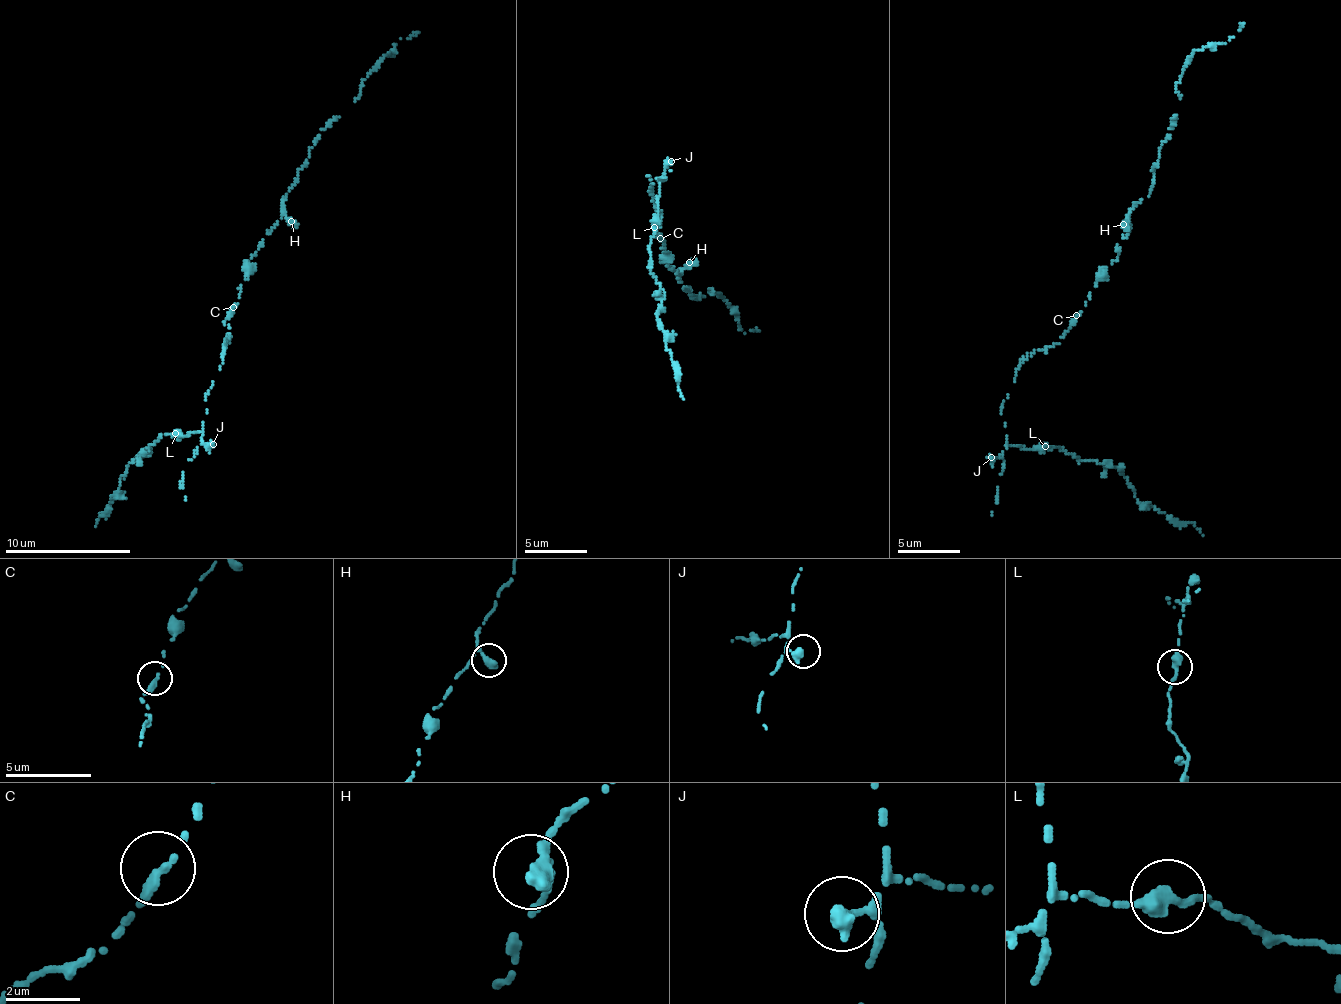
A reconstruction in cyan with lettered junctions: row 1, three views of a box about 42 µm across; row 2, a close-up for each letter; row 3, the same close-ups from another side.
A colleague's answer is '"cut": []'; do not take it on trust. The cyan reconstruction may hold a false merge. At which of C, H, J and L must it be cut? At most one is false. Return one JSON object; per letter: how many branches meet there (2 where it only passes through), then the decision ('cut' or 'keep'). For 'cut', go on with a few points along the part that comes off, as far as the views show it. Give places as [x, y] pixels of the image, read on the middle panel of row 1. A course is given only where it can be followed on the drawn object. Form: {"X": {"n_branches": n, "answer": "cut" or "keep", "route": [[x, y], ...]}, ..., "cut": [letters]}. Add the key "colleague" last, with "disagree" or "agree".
{"C": {"n_branches": 2, "answer": "keep"}, "H": {"n_branches": 2, "answer": "keep"}, "J": {"n_branches": 1, "answer": "keep"}, "L": {"n_branches": 2, "answer": "cut", "route": [[654, 227], [651, 270], [660, 286], [662, 308], [657, 317], [684, 399]]}, "cut": ["L"], "colleague": "disagree"}

